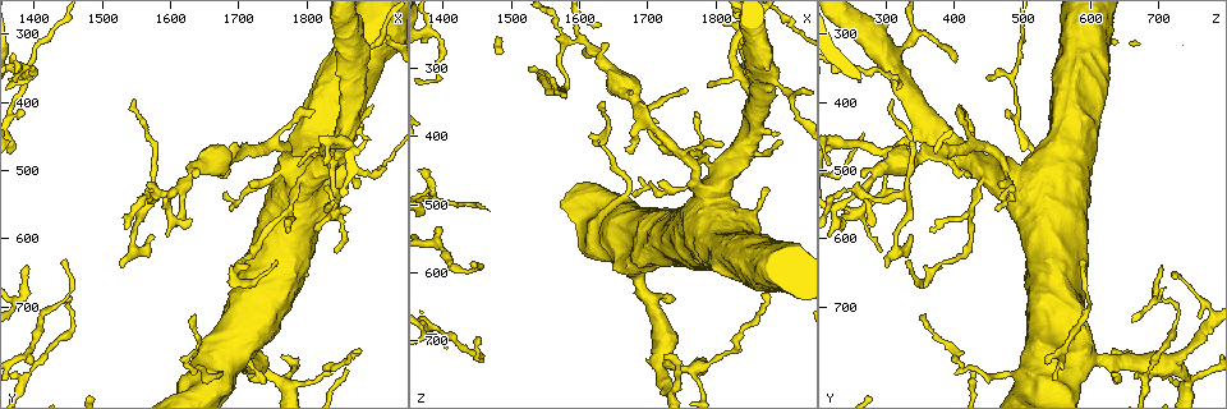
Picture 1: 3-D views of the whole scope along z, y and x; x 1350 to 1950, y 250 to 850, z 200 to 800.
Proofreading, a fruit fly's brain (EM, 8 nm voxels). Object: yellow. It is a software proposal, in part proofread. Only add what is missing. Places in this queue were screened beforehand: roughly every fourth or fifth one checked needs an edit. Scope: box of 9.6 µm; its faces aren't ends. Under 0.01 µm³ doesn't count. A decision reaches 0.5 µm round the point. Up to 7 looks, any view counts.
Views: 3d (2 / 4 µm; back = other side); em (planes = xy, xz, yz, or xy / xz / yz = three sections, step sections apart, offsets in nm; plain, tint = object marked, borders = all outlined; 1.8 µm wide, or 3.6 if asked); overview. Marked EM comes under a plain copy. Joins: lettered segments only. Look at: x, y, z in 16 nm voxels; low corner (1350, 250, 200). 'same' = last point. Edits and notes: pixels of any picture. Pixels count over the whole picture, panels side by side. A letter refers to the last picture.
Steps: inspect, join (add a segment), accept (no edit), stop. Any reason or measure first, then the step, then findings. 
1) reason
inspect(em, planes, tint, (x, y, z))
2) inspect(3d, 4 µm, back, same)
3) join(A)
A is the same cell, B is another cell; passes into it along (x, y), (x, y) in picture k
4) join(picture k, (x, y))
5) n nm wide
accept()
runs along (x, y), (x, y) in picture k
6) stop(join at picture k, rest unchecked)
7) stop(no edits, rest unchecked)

calibre changes
inspect(em, 3.6 µm, planes, tint, (1860, 450, 425))

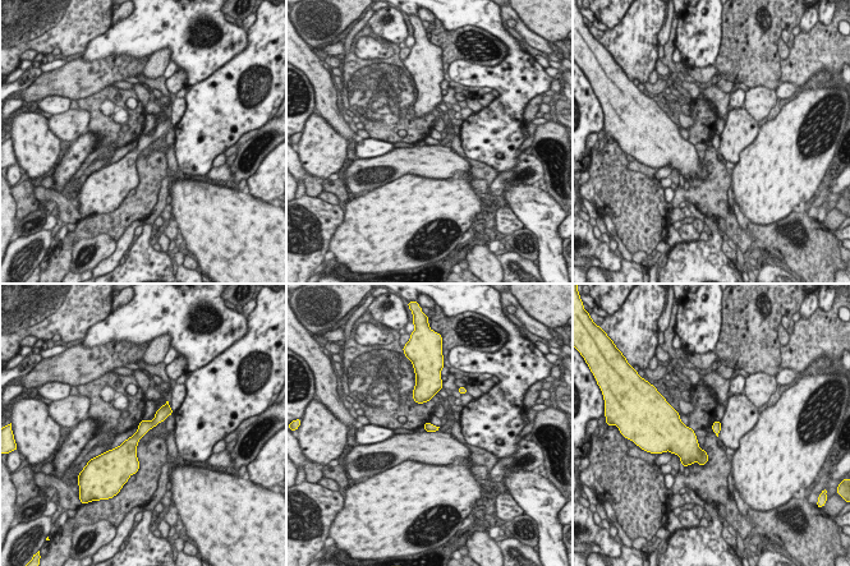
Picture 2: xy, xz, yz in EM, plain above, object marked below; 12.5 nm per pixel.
see the neighbours
inspect(em, 3.6 µm, planes, borders, same)

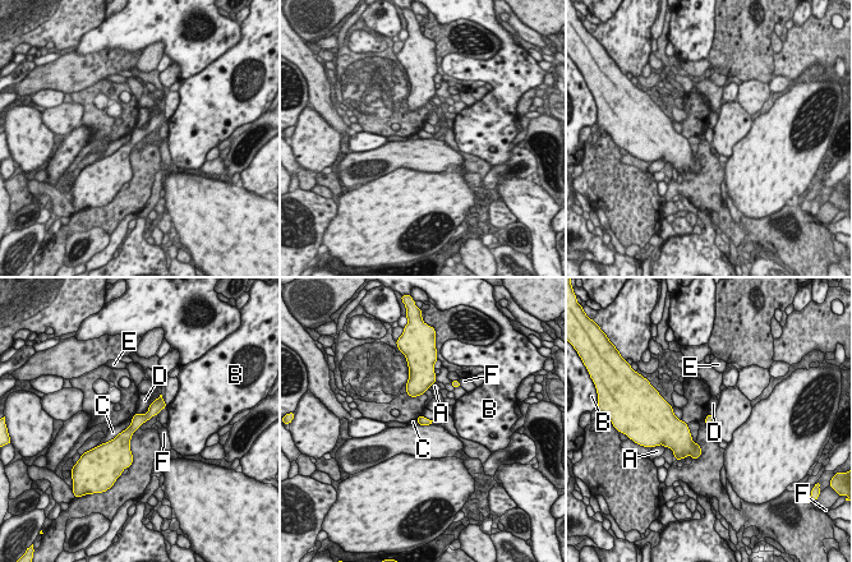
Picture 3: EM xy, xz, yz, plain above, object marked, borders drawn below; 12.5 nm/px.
120 nm wide
accept()
A, B, C, D, E and F are other cells; runs along (160, 400), (127, 433), (125, 455) in picture 3; no lettered segment goes on from it

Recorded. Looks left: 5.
branch stops here
inspect(em, planes, borders, (1785, 490, 330))

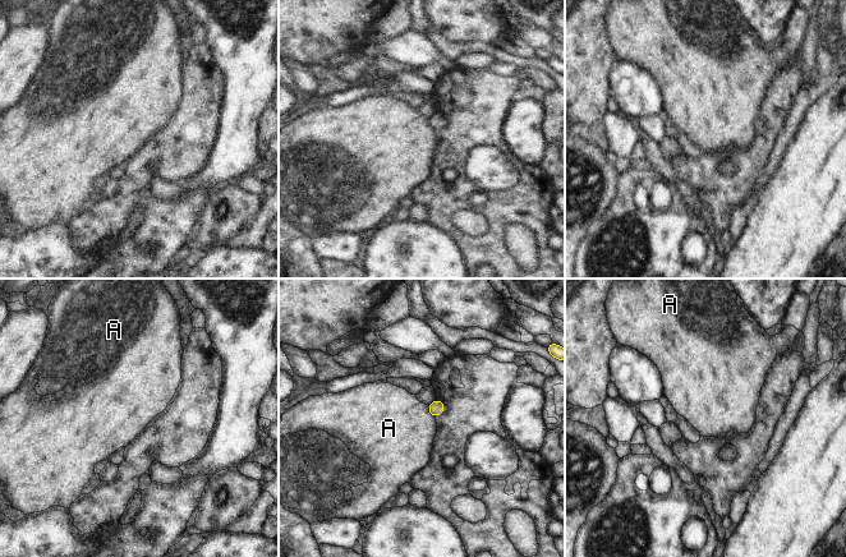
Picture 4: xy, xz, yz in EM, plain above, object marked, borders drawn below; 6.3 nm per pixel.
A touches over 100 nm
accept()
A is another cell; none of them fits

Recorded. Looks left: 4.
free end
inspect(3d, 2 µm, (1605, 585, 275))

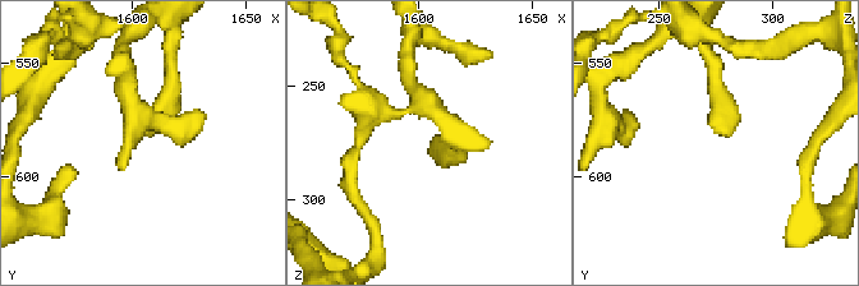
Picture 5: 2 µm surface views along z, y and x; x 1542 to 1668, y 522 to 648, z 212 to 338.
inspect(em, planes, borders, (1608, 582, 275))

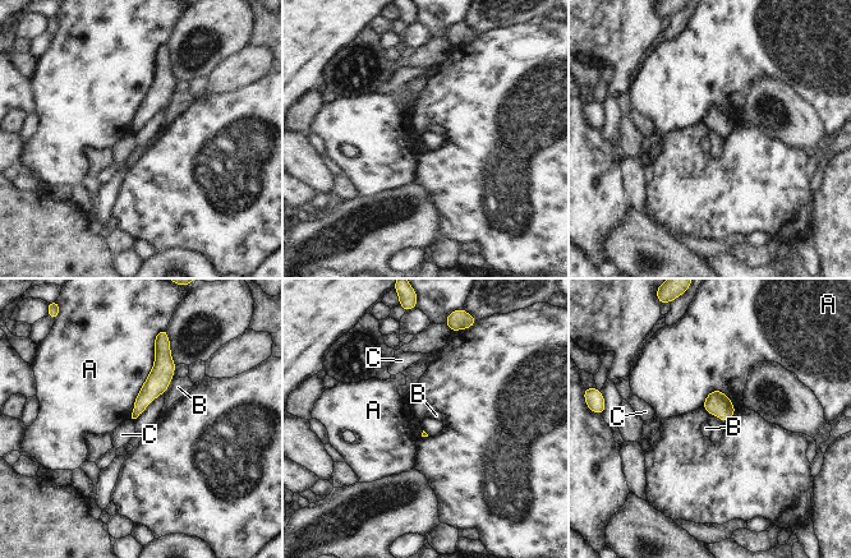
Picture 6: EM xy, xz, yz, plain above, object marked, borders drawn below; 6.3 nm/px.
accept()
A, B and C are other cells; border along (173, 376), (165, 393) in picture 6; none of them fits

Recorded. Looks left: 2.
stop(no edits, rest unchecked)

